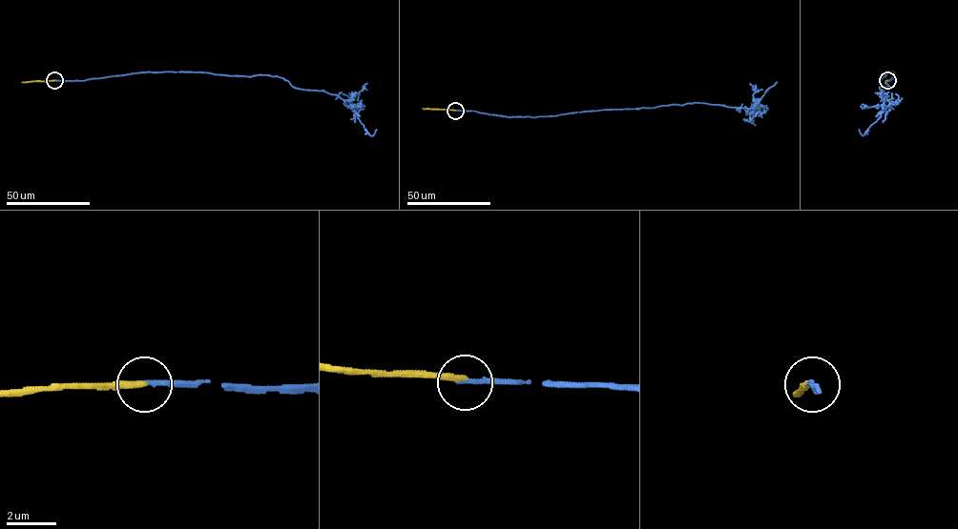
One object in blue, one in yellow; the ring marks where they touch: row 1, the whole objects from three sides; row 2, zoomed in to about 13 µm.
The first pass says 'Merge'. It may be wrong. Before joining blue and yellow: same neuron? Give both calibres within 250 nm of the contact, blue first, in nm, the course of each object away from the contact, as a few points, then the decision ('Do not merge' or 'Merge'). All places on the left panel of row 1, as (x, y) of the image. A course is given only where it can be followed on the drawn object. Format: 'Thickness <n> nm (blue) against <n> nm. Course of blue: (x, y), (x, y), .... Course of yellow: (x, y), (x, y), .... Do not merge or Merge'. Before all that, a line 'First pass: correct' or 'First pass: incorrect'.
First pass: correct
Thickness 240 nm (blue) against 260 nm. Course of blue: (53, 80), (147, 71), (277, 76), (297, 88), (337, 94), (355, 110), (370, 135), (376, 129). Course of yellow: (53, 80), (22, 82). Merge

